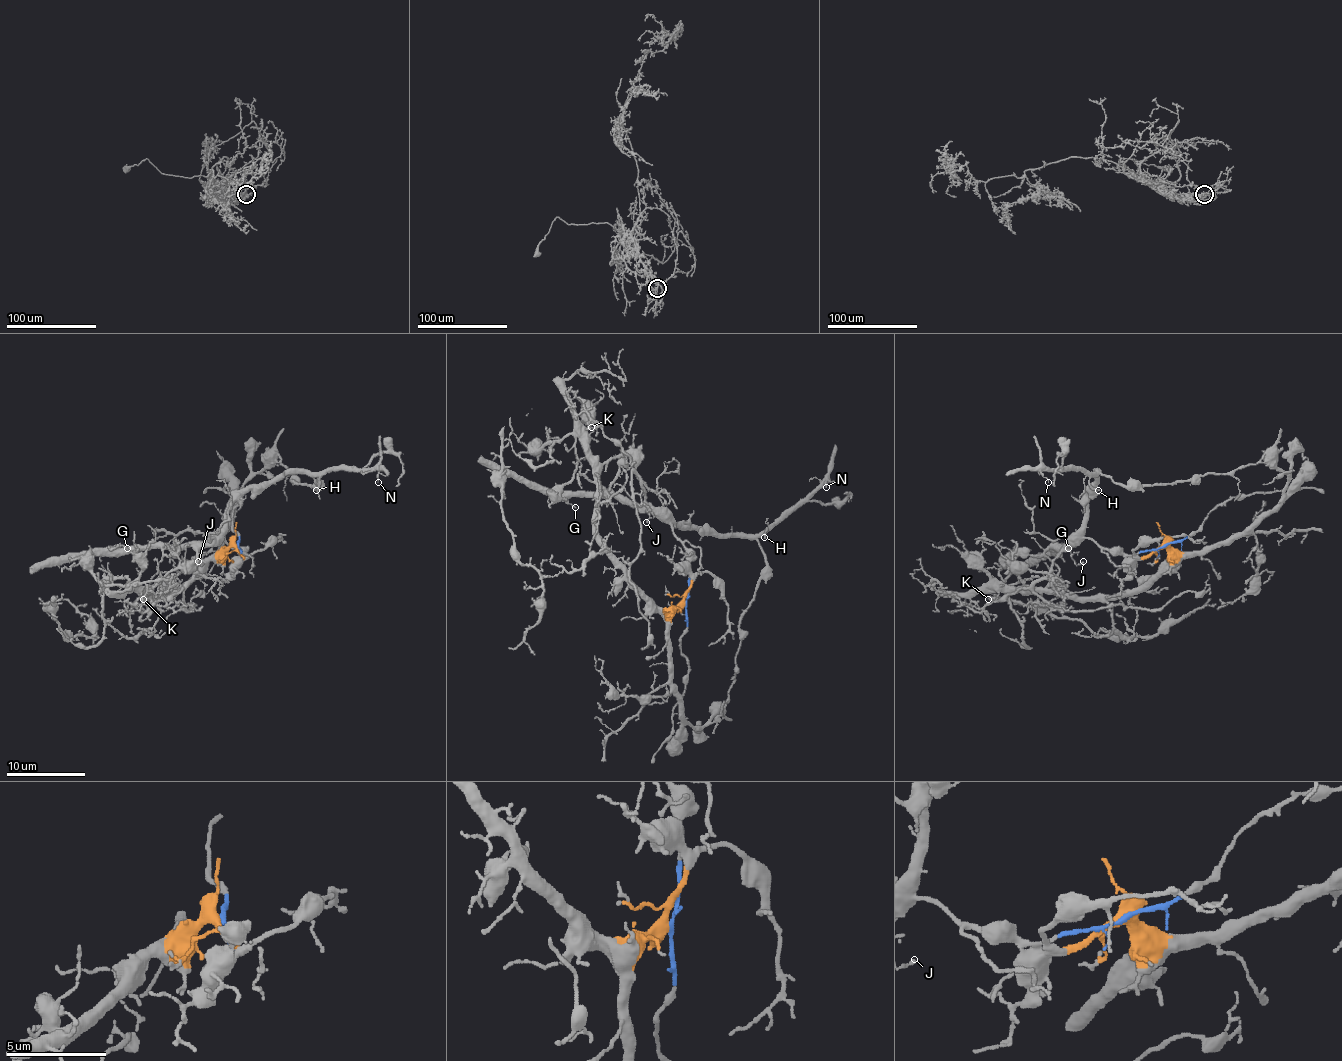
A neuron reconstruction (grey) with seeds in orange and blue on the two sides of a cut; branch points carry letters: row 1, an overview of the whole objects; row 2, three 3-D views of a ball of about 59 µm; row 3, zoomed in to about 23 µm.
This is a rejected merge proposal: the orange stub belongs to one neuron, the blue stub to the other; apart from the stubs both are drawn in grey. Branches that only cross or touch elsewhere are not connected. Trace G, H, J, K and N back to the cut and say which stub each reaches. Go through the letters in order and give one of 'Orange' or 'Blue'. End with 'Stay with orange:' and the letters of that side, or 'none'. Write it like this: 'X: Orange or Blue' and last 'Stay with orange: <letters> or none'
G: Blue
H: Blue
J: Blue
K: Orange
N: Blue
Stay with orange: K

